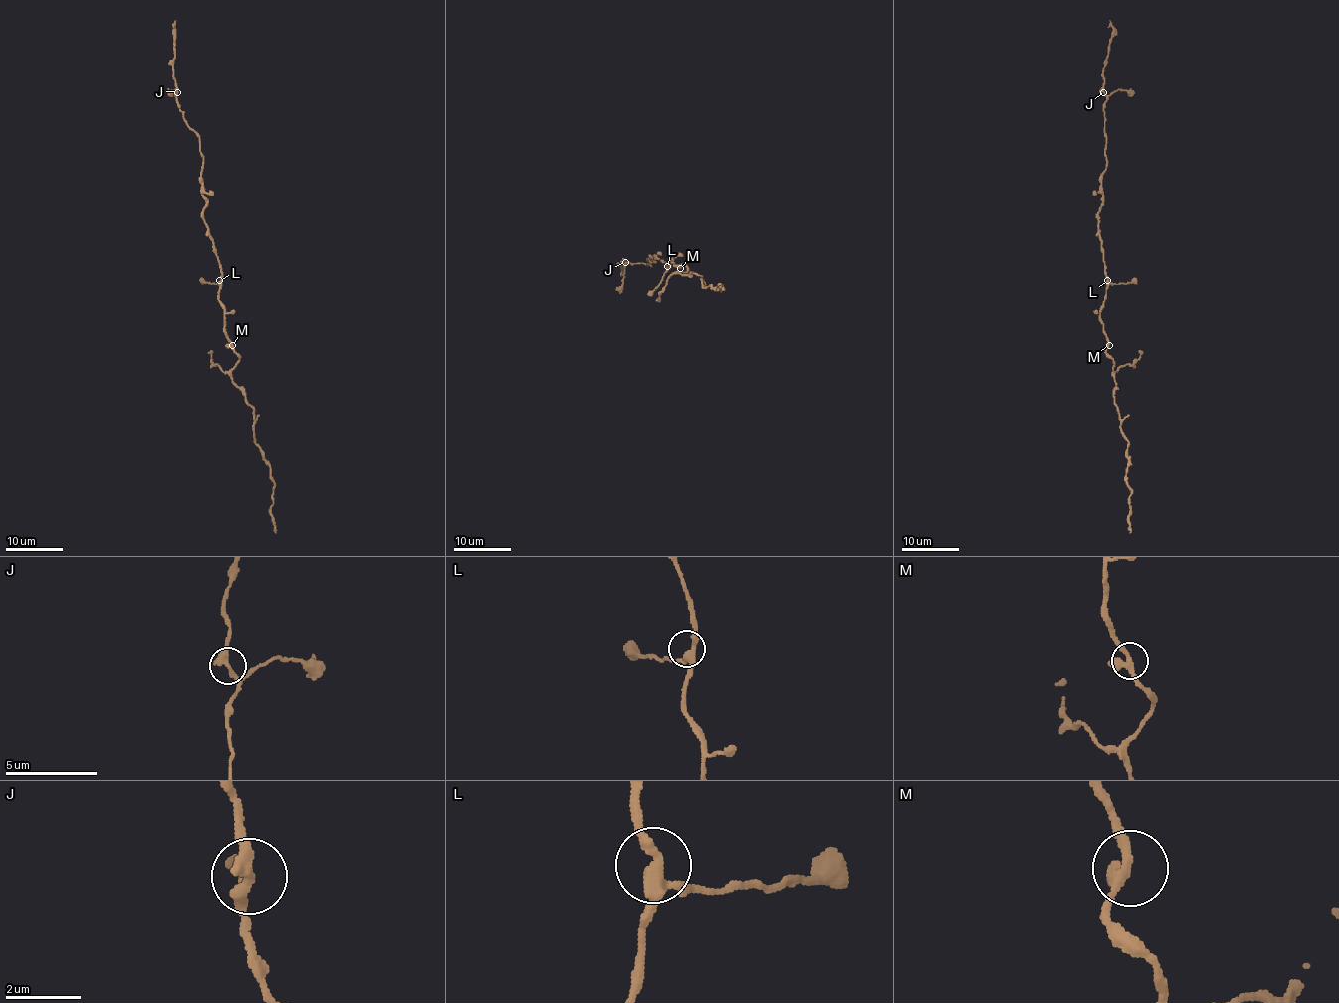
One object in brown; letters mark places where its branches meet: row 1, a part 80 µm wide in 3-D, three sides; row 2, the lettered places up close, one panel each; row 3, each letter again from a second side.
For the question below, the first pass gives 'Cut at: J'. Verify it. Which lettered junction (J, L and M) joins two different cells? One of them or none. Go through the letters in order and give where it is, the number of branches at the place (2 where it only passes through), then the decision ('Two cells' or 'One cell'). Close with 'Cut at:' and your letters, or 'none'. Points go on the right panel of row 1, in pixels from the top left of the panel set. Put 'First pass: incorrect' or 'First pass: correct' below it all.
J: Place: (1103, 92). Branches: 3. One cell
L: Place: (1107, 280). Branches: 3. One cell
M: Place: (1109, 345). Branches: 3. One cell
Cut at: none
First pass: incorrect

